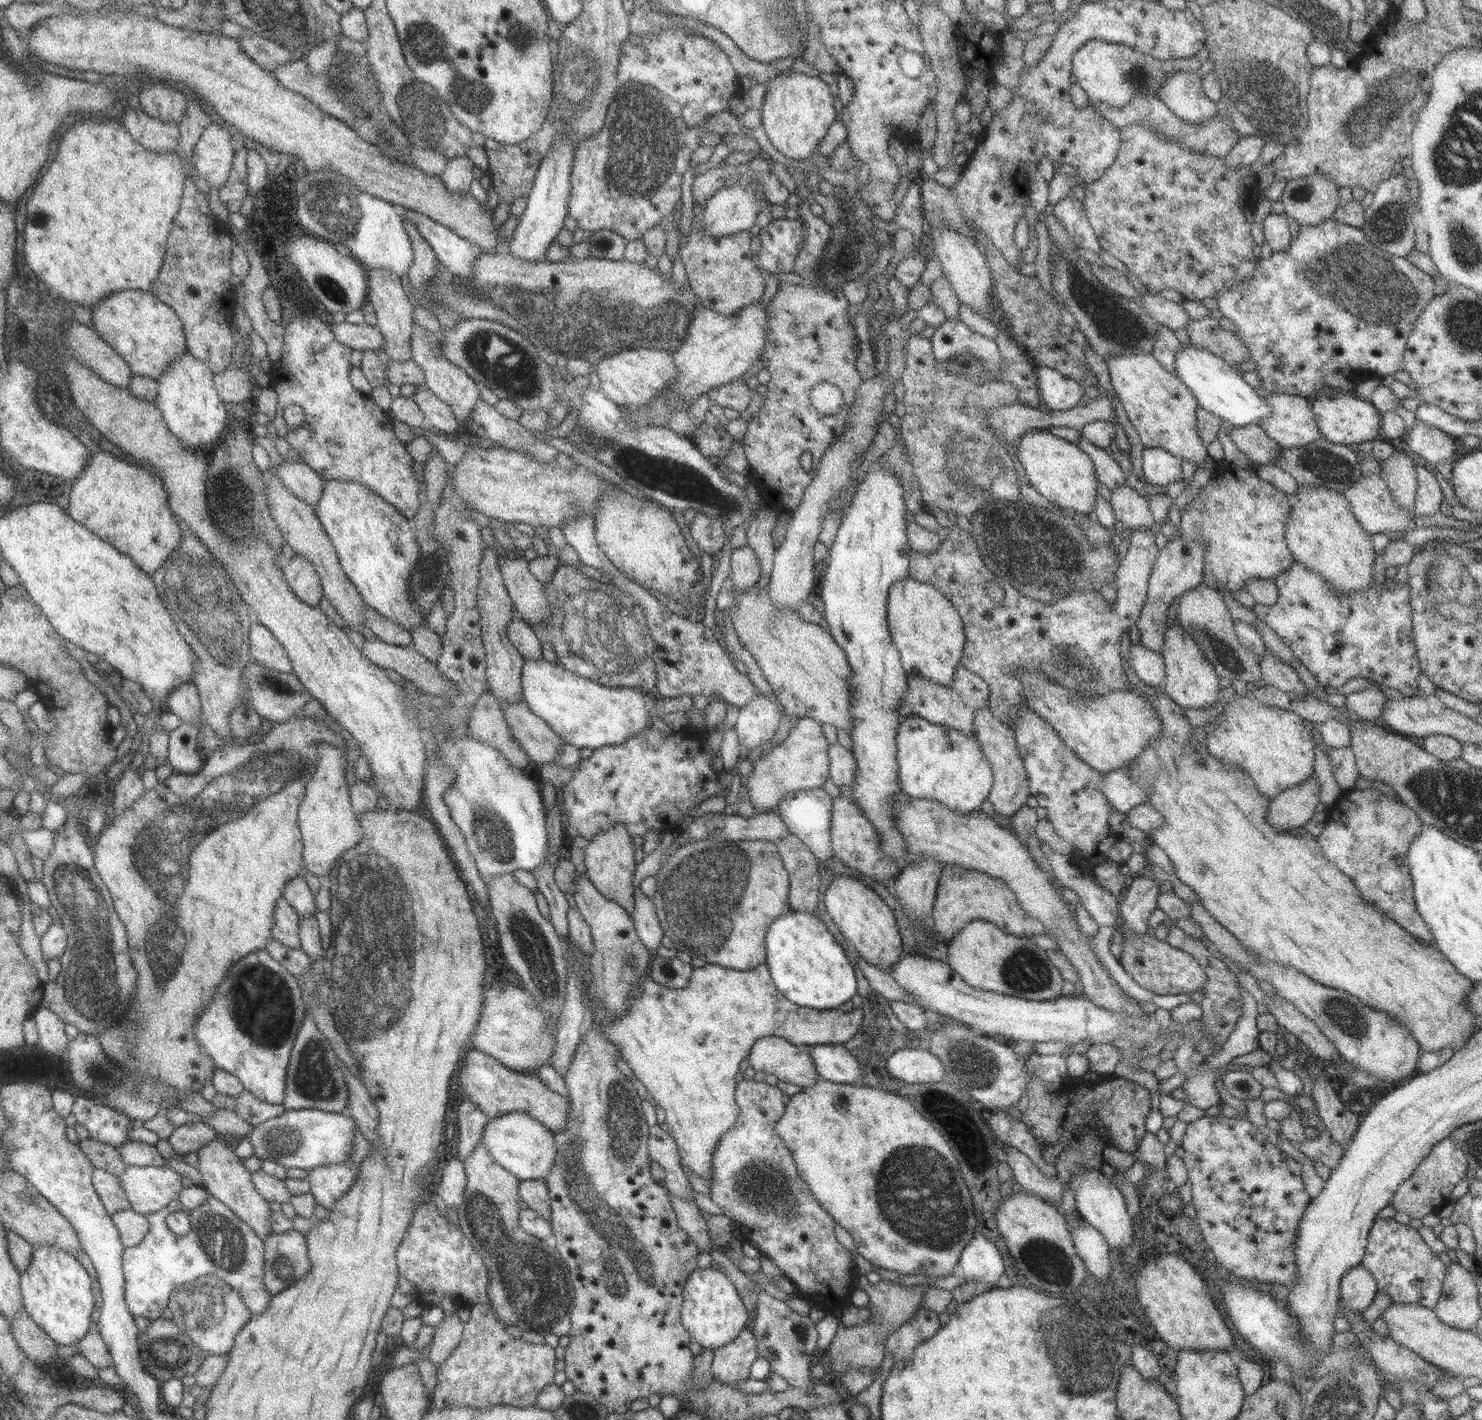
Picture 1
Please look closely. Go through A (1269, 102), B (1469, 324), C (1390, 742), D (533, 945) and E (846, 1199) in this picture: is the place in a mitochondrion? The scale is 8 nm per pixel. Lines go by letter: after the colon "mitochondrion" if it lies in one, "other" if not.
A: mitochondrion
B: mitochondrion
C: other
D: mitochondrion
E: other

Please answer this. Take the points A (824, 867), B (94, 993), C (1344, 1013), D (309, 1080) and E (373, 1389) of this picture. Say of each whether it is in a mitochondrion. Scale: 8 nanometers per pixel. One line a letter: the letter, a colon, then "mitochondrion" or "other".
A: other
B: mitochondrion
C: mitochondrion
D: mitochondrion
E: other

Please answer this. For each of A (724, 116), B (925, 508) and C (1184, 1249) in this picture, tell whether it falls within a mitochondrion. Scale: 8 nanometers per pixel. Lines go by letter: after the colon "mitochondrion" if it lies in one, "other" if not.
A: other
B: other
C: other

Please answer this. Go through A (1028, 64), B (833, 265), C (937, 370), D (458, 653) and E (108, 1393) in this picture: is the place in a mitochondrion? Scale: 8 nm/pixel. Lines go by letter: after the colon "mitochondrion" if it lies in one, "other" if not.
A: other
B: mitochondrion
C: other
D: other
E: other

